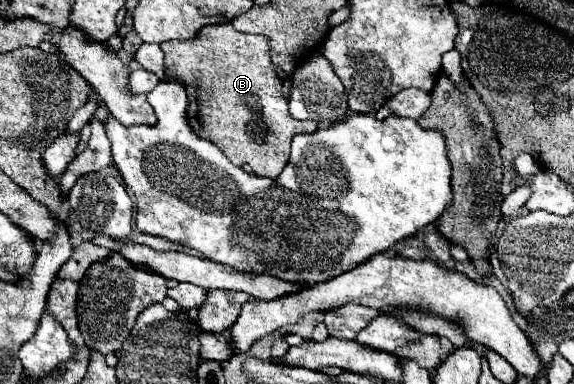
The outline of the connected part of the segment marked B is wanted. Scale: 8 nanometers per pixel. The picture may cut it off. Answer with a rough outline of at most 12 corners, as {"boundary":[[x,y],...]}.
{"boundary":[[231,24],[169,40],[193,132],[275,180],[291,78],[269,38]]}

